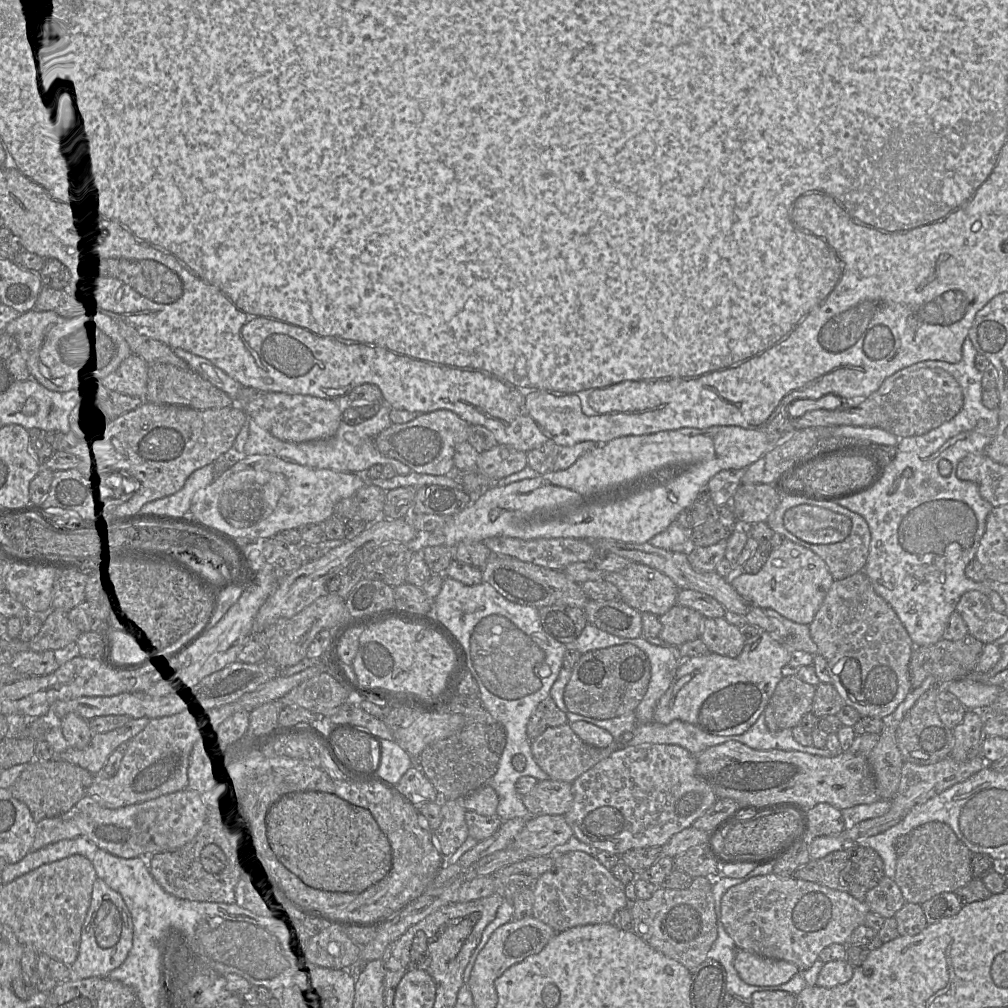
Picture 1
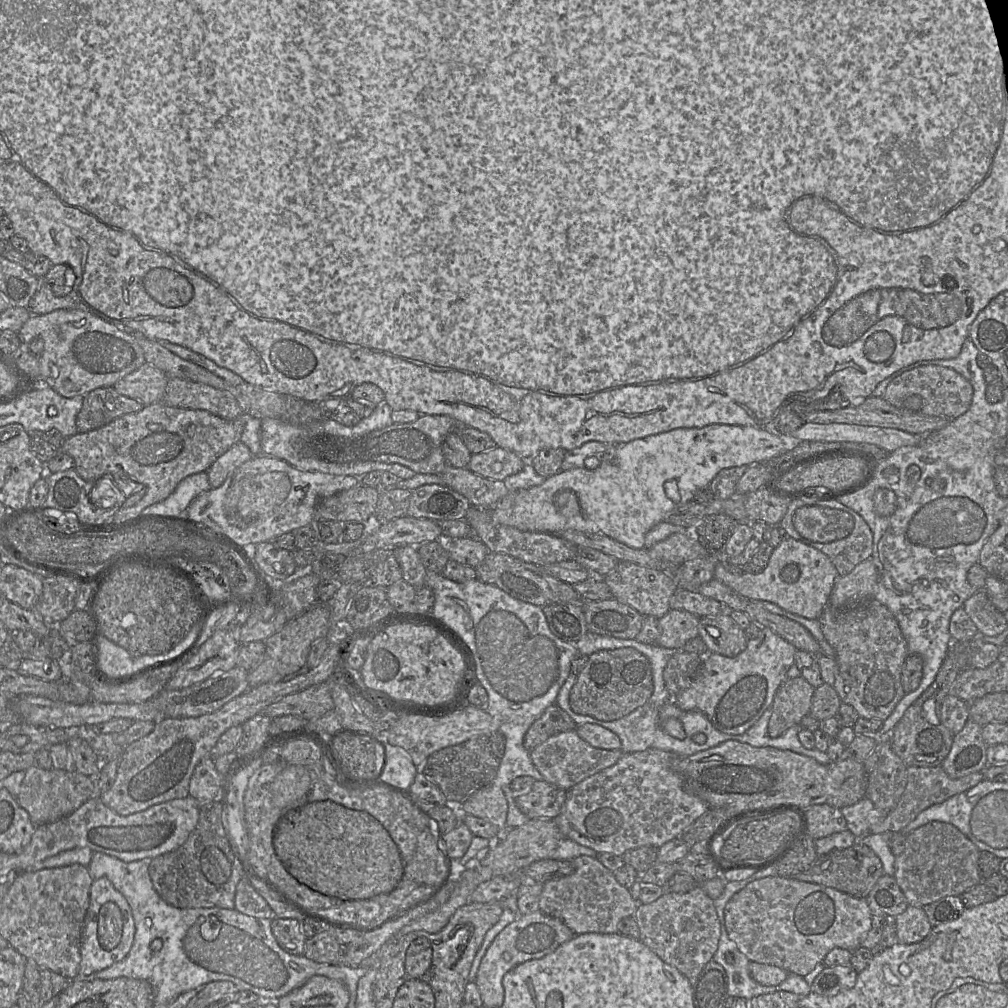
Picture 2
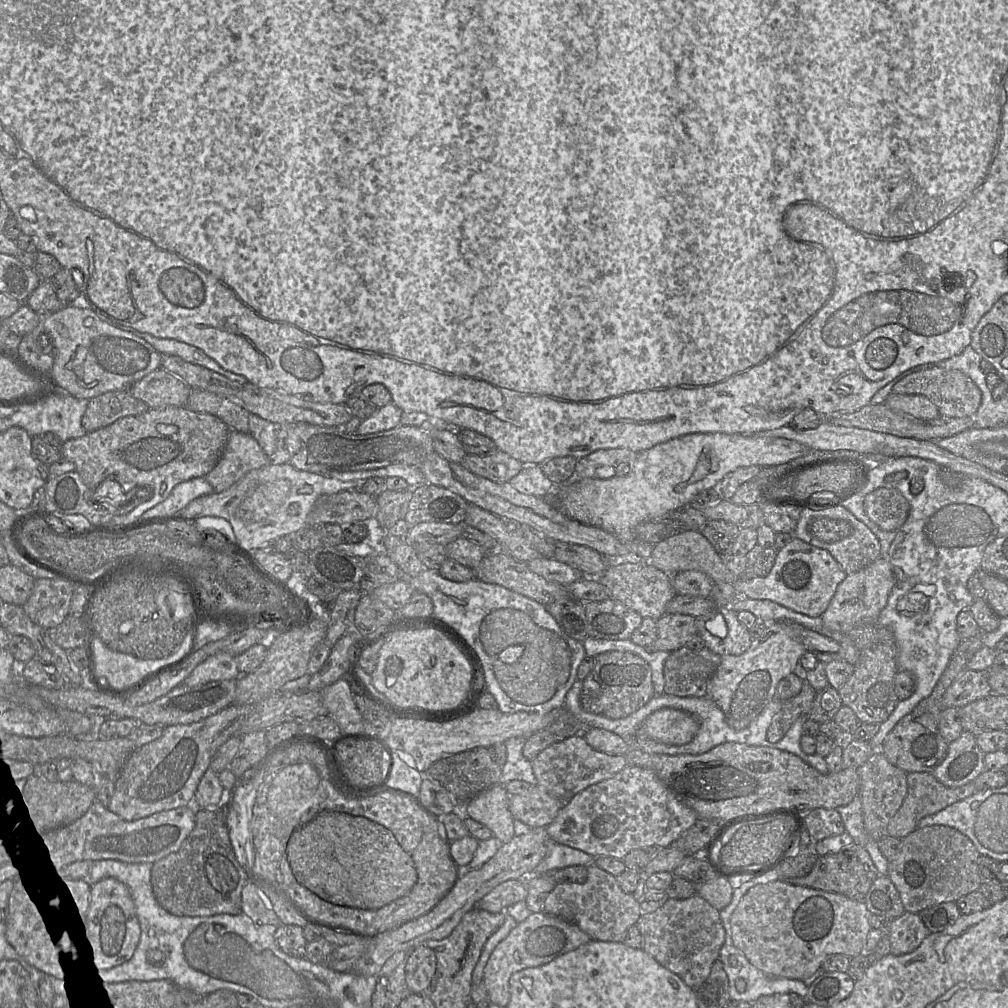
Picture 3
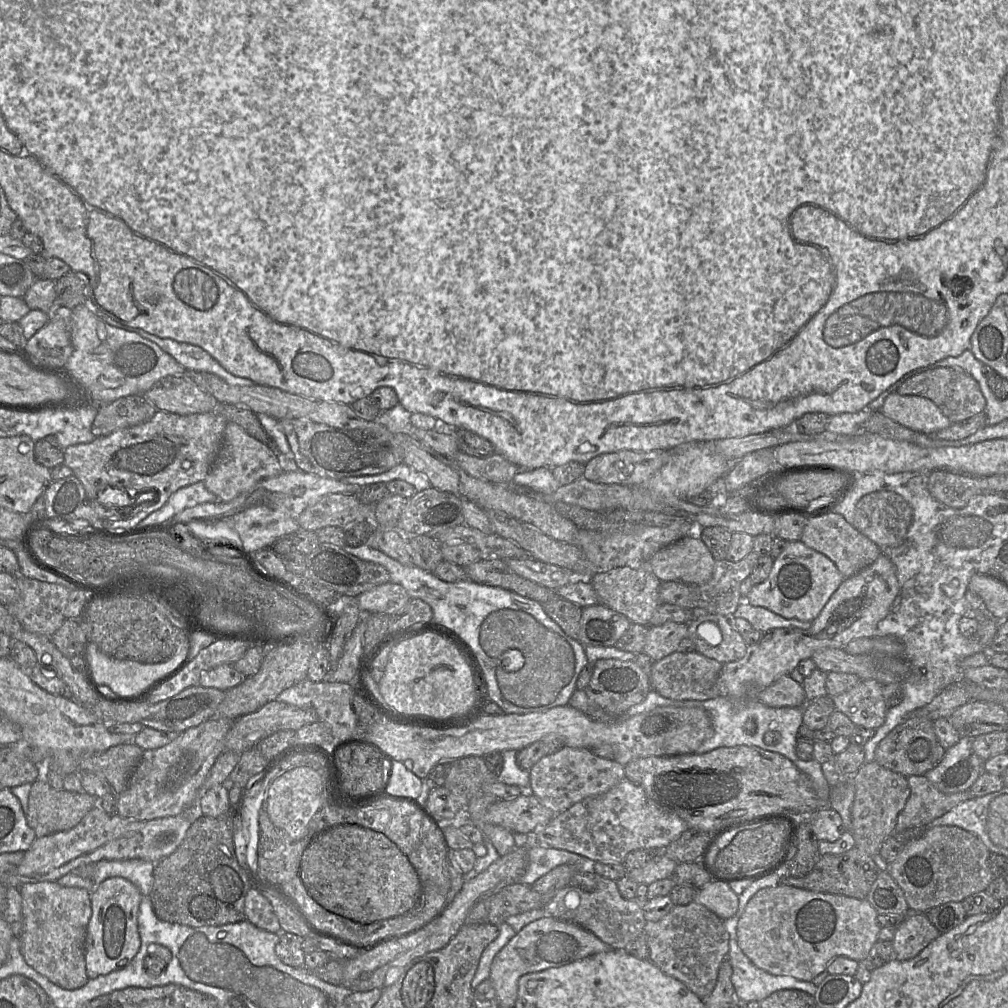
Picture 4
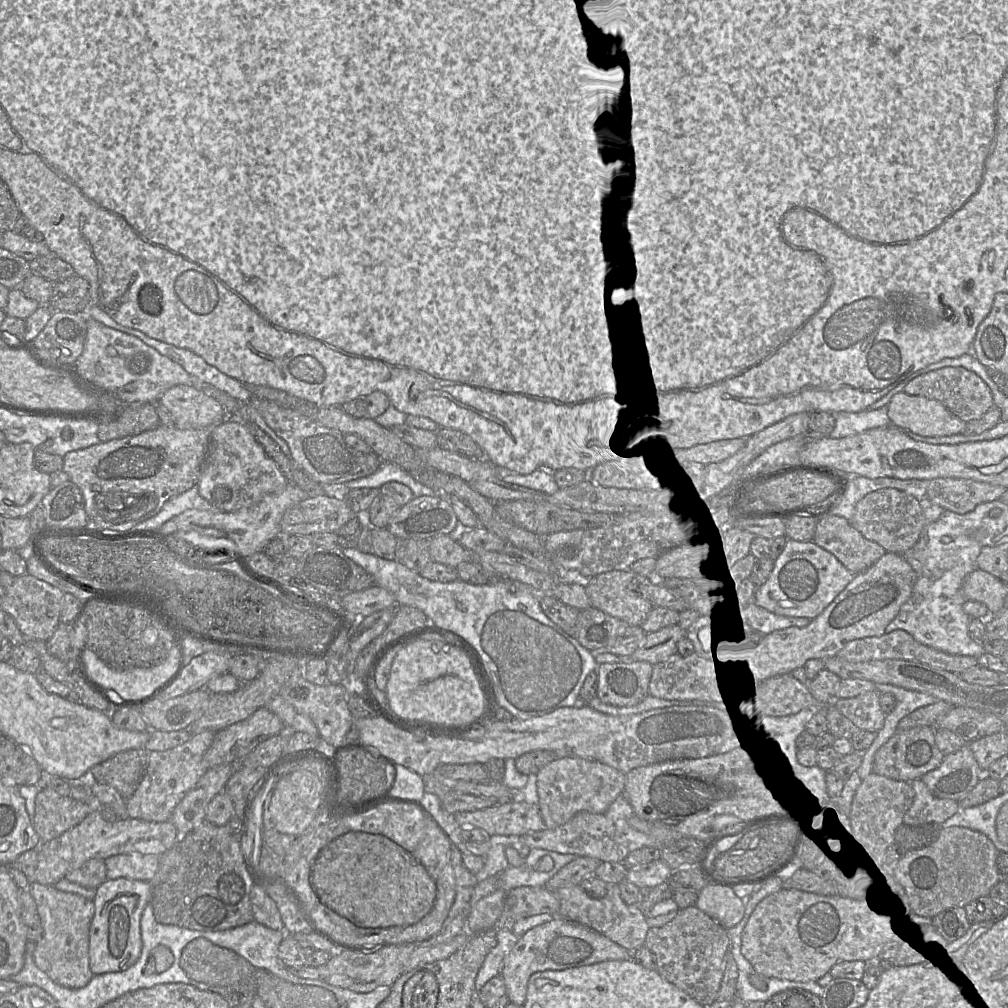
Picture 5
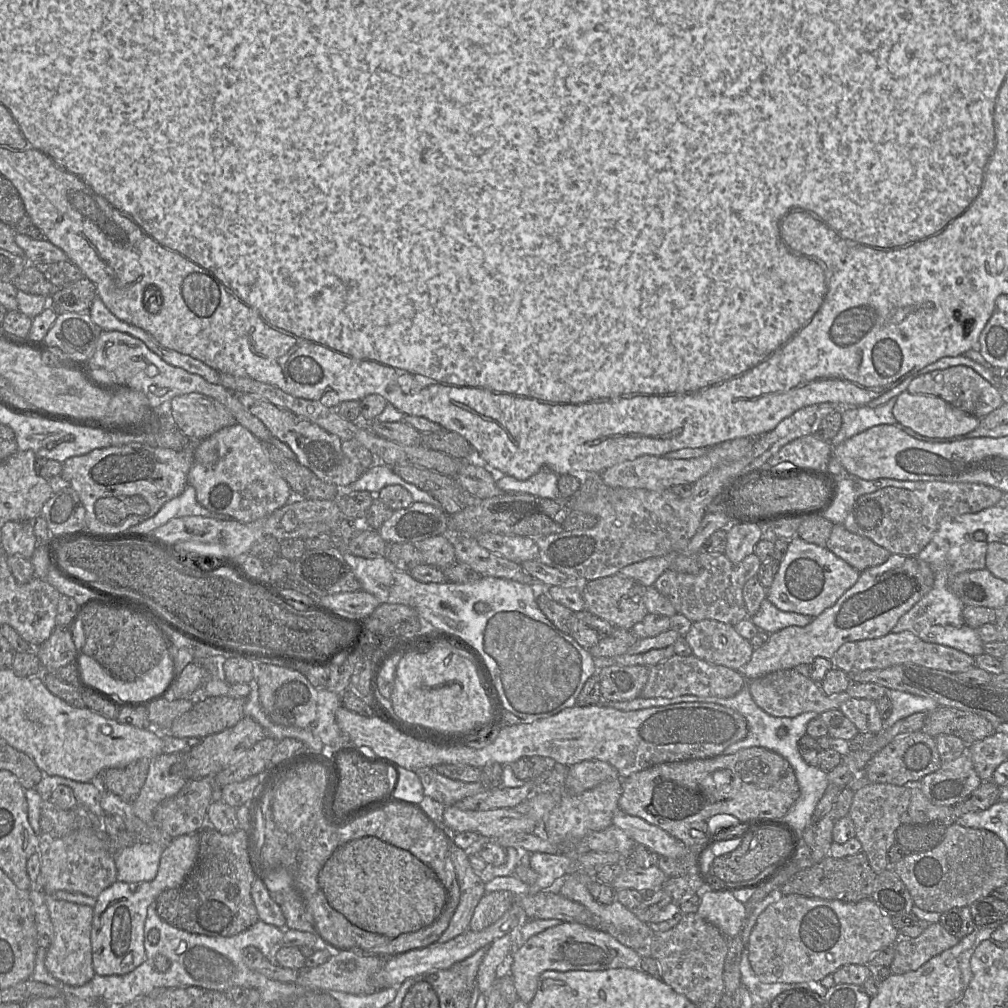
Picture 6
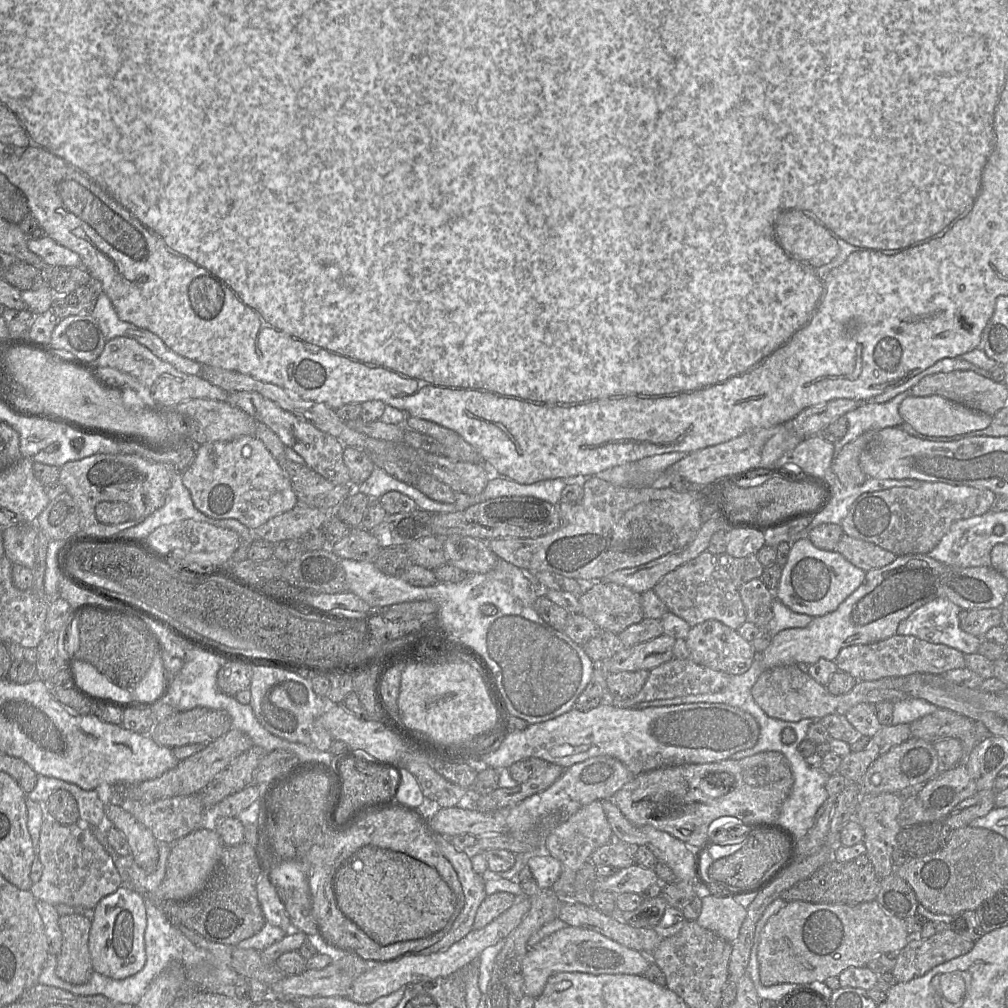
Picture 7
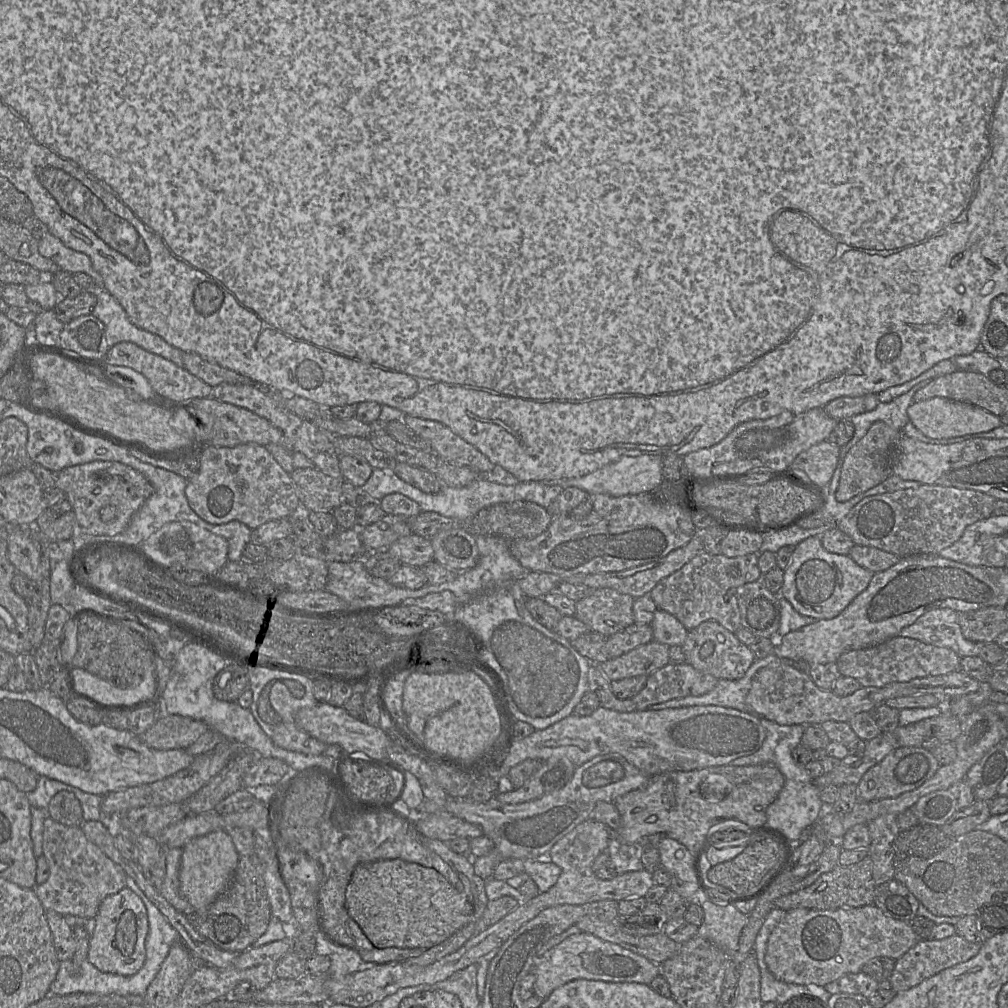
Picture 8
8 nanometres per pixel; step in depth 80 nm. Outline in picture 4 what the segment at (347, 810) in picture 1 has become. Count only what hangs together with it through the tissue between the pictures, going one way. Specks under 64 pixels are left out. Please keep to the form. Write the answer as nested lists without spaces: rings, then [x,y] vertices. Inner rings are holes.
[[[356,824],[338,825],[315,836],[302,854],[300,879],[325,909],[361,924],[411,911],[422,891],[408,856],[384,833]]]

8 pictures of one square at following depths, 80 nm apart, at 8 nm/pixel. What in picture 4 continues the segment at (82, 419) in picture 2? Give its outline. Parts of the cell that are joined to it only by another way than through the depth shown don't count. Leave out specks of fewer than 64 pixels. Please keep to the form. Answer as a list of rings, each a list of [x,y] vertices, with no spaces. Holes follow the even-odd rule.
[[[143,395],[121,397],[98,406],[91,432],[94,437],[106,436],[116,430],[149,421],[156,411]]]

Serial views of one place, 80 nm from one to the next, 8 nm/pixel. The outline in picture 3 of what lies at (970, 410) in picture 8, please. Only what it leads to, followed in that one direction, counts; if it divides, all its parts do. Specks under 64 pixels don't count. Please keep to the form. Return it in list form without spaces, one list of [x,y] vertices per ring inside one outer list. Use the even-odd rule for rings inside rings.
[[[890,393],[884,404],[891,410],[917,419],[931,420],[940,416],[937,407],[923,395]]]

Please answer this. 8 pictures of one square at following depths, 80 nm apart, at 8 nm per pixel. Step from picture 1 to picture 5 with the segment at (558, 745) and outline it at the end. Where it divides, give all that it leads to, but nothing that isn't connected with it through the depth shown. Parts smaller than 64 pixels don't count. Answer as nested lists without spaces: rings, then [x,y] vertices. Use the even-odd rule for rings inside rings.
[[[559,757],[536,774],[534,797],[545,827],[553,829],[564,825],[582,811],[604,813],[623,794],[625,785],[626,774],[607,764],[578,757]]]

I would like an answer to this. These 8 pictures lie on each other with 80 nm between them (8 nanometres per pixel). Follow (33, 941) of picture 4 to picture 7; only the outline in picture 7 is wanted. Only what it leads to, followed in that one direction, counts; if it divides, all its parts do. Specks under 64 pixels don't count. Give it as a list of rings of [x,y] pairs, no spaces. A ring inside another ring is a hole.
[[[83,914],[61,915],[63,942],[56,956],[57,976],[71,984],[83,984],[94,971],[89,953],[91,919]]]

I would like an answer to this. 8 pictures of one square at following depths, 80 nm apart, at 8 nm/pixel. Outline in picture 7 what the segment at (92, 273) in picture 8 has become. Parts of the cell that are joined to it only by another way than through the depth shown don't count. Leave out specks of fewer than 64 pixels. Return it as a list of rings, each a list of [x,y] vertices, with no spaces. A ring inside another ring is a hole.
[[[47,235],[28,238],[28,248],[36,254],[43,264],[66,268],[83,268],[78,254],[61,246]]]

